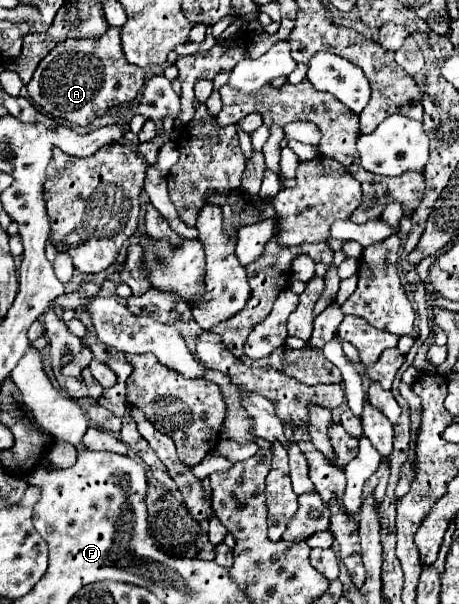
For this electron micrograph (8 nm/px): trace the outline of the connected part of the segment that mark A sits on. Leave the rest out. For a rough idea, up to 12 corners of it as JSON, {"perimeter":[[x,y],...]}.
{"perimeter":[[120,29],[66,39],[26,85],[54,117],[88,125],[132,101],[144,69]]}

